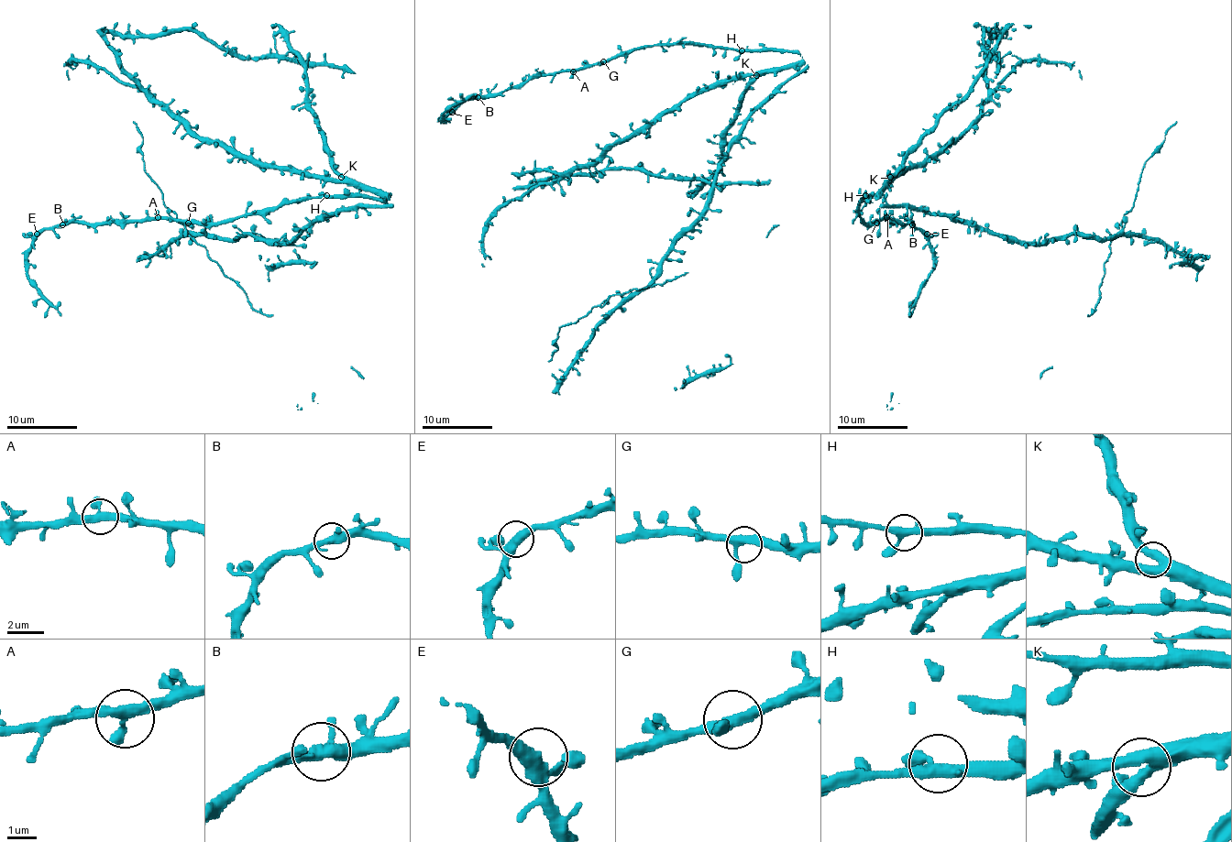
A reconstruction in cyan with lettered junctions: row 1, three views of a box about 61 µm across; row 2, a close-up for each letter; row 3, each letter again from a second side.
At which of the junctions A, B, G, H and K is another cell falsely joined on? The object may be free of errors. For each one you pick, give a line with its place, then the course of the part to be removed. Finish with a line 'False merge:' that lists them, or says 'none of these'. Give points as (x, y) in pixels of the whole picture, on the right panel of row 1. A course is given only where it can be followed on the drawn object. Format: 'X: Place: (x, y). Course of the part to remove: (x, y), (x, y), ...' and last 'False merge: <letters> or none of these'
False merge: none of these

